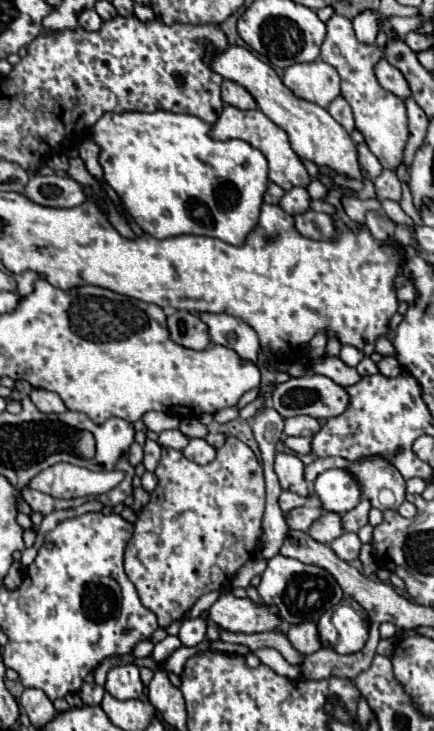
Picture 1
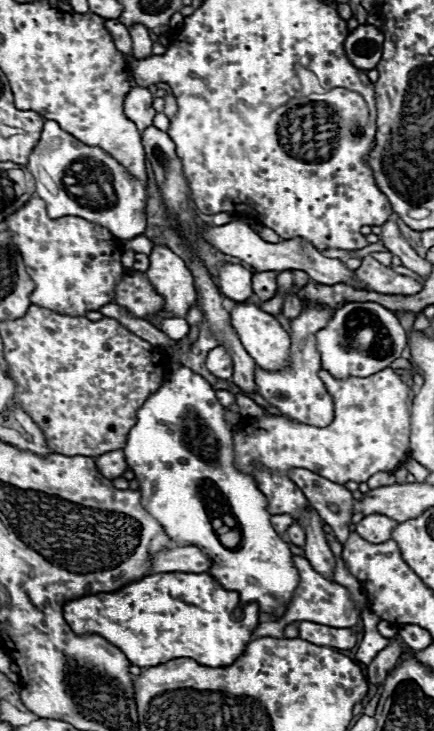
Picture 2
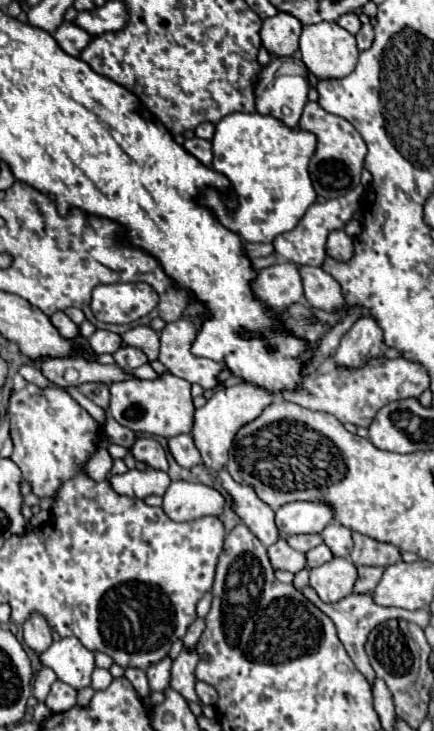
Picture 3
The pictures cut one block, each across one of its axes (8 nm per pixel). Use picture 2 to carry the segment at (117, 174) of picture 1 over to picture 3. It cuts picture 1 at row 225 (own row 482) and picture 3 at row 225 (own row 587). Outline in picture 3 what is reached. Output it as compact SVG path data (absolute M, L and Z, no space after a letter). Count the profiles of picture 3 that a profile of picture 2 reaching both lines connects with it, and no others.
M258 112L228 114L216 124L216 134L212 138L212 152L214 152L212 170L222 172L230 180L228 192L232 194L232 198L238 200L238 206L236 210L228 210L226 194L216 188L204 188L196 200L200 206L208 208L224 228L236 232L242 240L262 242L262 244L272 242L278 234L294 230L300 218L304 216L304 212L308 210L308 206L316 202L316 192L308 176L308 162L314 154L314 146L316 146L316 138L310 132L290 130L284 124L280 124L280 120L276 120L274 116L260 116Z

